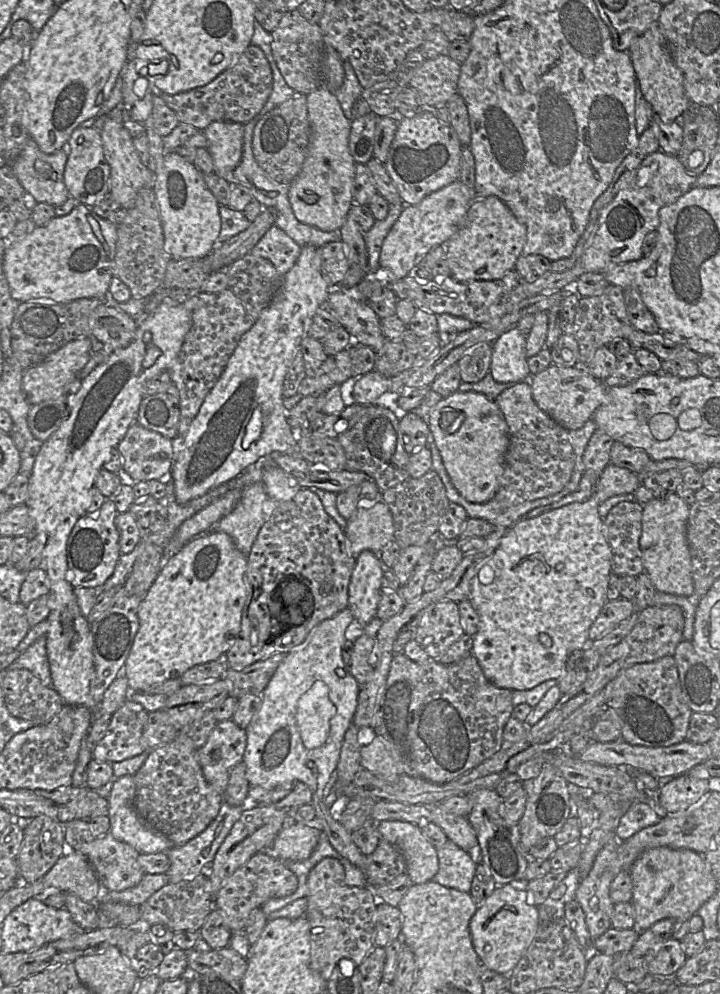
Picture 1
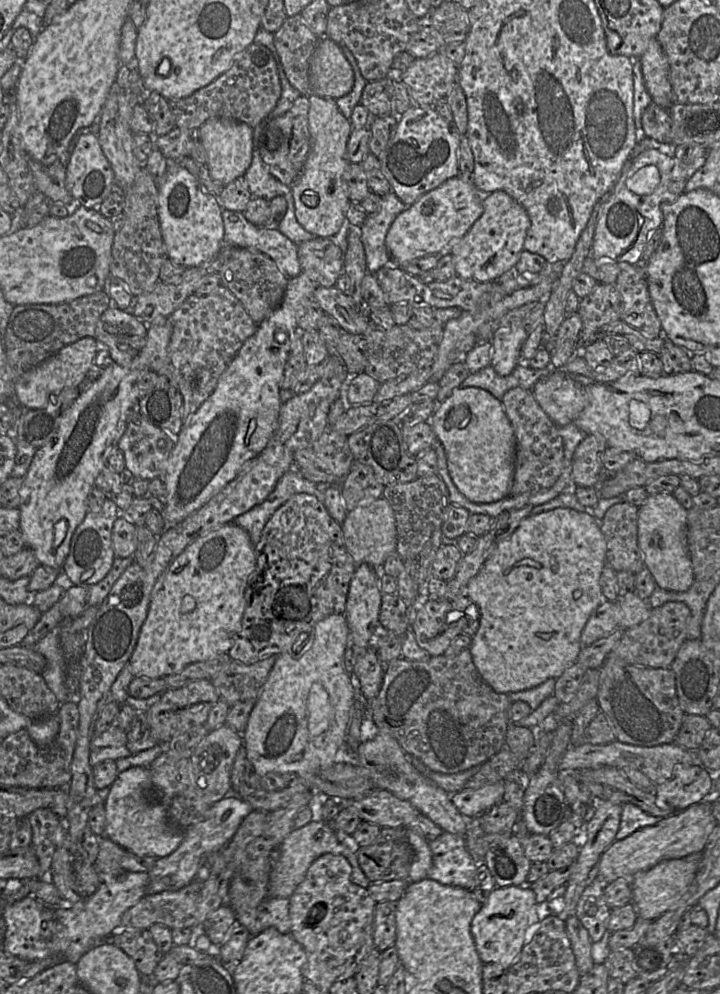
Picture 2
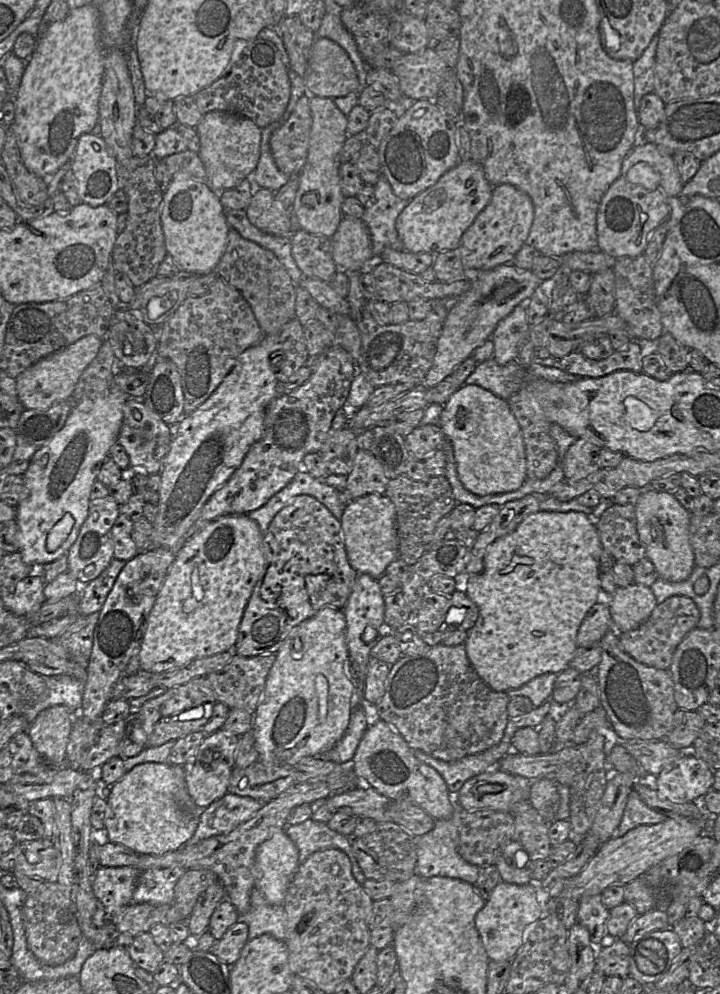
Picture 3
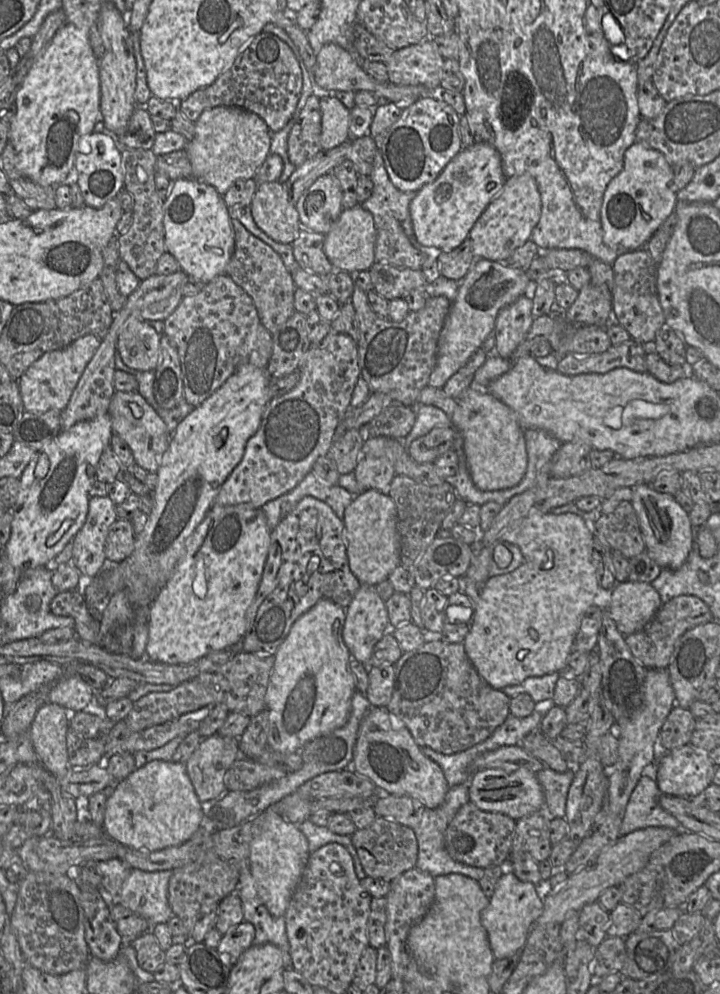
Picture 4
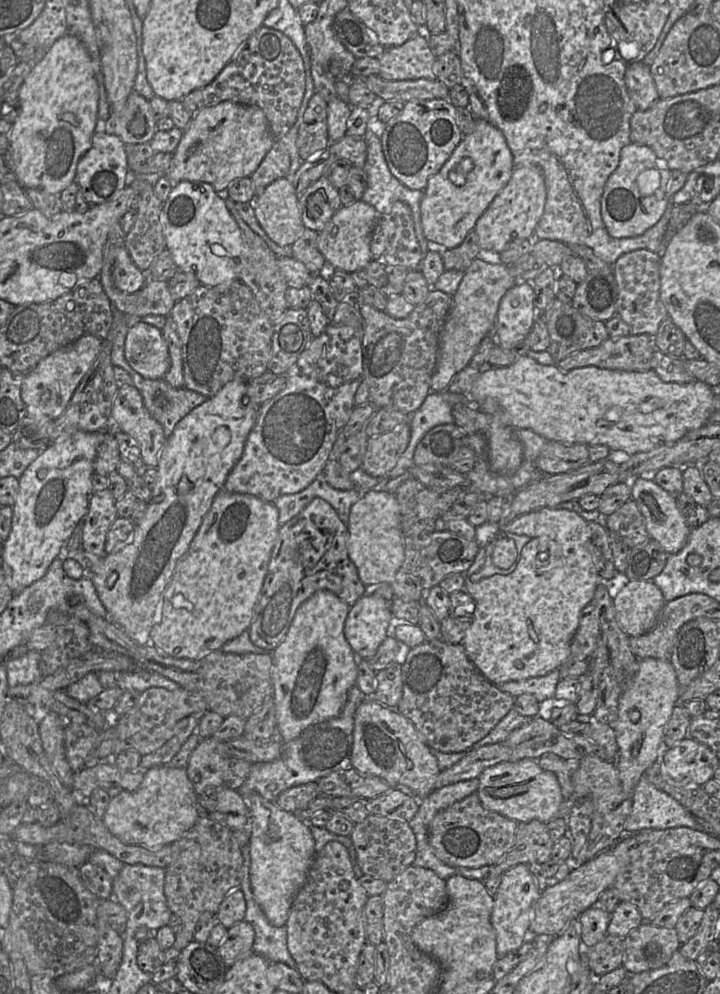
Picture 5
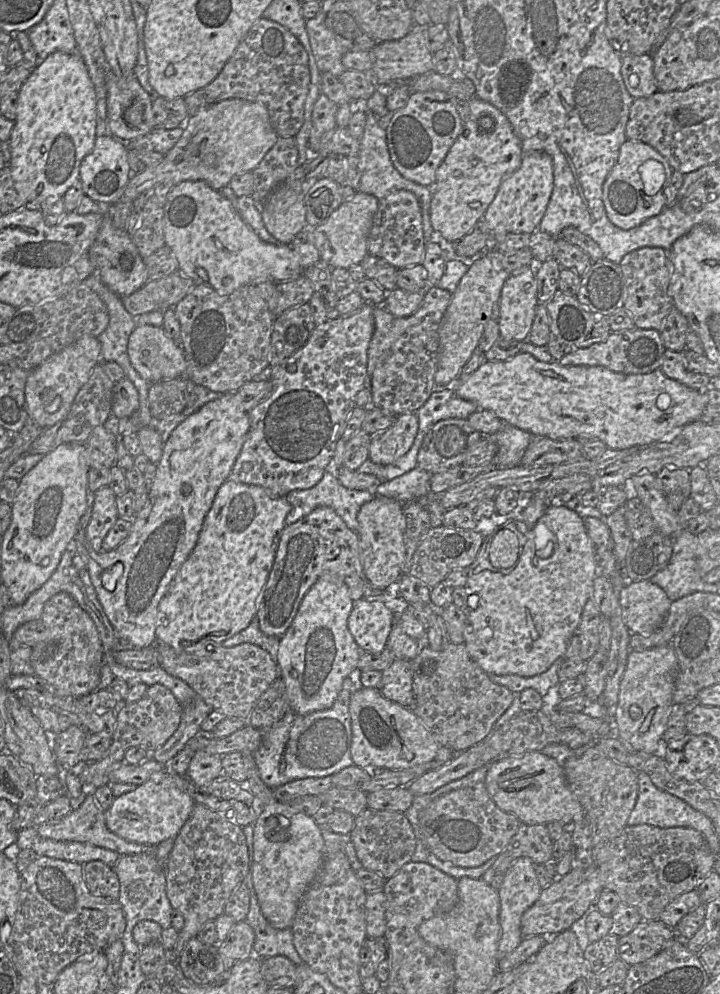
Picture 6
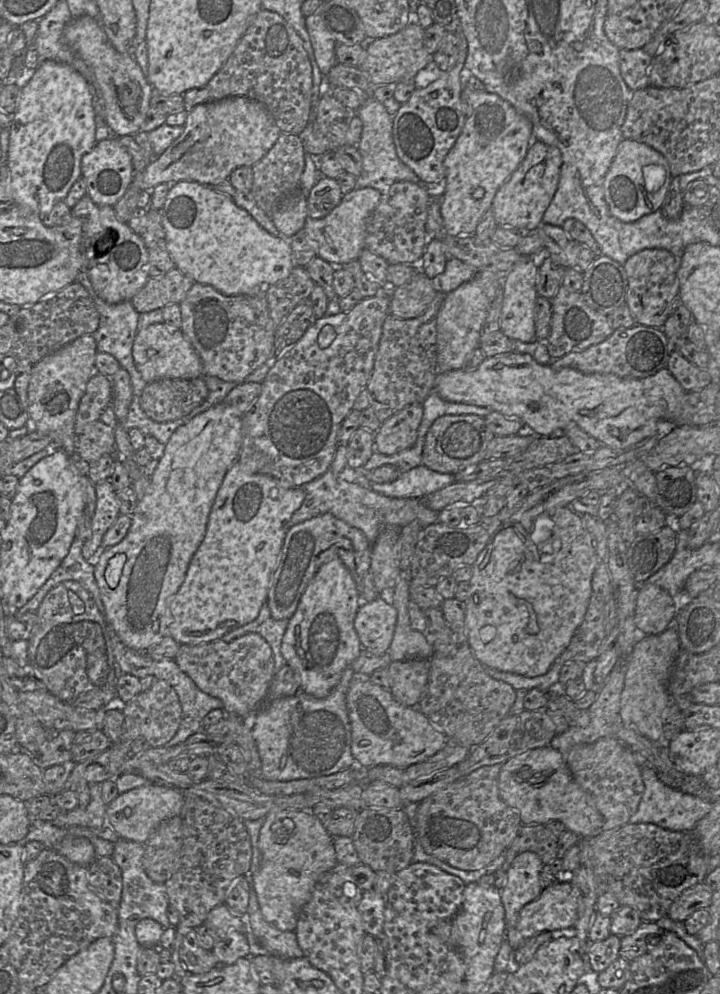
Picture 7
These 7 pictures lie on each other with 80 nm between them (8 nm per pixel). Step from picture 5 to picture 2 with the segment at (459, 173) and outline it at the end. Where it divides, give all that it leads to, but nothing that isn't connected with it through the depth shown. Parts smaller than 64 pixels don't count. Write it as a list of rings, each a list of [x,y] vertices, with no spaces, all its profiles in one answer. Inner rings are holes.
[[[459,175],[423,194],[416,202],[407,206],[389,228],[385,245],[392,263],[403,267],[415,259],[449,251],[453,242],[463,237],[482,215],[482,200],[483,195],[475,185]]]

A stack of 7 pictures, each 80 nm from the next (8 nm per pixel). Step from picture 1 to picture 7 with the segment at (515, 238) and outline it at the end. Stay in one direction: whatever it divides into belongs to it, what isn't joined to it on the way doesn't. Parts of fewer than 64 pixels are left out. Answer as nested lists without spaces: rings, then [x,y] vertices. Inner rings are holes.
[[[535,141],[519,167],[498,189],[491,210],[498,226],[535,231],[543,220],[558,187],[562,165],[561,151],[552,145]]]

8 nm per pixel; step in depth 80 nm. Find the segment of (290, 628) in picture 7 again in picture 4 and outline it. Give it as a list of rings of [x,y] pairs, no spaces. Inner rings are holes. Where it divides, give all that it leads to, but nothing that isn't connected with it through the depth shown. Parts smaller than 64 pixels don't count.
[[[329,599],[319,600],[292,625],[275,653],[275,662],[265,696],[269,731],[267,745],[281,753],[296,753],[310,740],[329,734],[346,724],[356,691],[355,679],[349,668],[351,654],[343,640],[346,610]]]

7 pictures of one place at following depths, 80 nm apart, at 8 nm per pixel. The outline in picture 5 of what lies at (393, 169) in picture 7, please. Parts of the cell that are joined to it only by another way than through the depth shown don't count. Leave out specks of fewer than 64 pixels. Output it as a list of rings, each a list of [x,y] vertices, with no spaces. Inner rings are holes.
[[[367,129],[363,138],[367,145],[367,158],[363,168],[368,177],[368,185],[361,200],[373,206],[377,215],[388,214],[392,204],[397,201],[407,203],[411,209],[417,240],[425,256],[429,249],[428,240],[424,236],[421,224],[420,203],[423,197],[423,190],[411,190],[407,188],[391,173],[383,153],[381,139],[372,130]]]

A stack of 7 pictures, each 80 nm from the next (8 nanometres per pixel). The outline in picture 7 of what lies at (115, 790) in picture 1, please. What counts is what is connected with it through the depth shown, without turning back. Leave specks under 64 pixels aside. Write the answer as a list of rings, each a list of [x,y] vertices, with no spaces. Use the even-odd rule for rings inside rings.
[[[150,782],[119,794],[106,805],[106,815],[112,829],[120,839],[145,844],[162,821],[180,816],[184,800],[185,796],[178,791]]]

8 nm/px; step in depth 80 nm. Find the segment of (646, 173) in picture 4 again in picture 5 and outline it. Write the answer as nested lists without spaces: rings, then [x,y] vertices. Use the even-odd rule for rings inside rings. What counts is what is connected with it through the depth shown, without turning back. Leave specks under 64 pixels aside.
[[[629,143],[620,153],[620,161],[608,178],[601,197],[601,217],[613,238],[630,238],[642,235],[654,226],[670,202],[668,185],[671,170],[664,159],[645,145]]]

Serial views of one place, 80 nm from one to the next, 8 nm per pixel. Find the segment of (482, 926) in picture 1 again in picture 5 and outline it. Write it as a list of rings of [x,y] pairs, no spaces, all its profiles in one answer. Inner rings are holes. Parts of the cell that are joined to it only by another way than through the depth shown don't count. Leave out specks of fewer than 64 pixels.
[[[527,864],[511,867],[502,875],[502,881],[494,896],[491,923],[496,933],[496,953],[498,958],[517,950],[529,937],[529,925],[534,906],[541,895]]]

